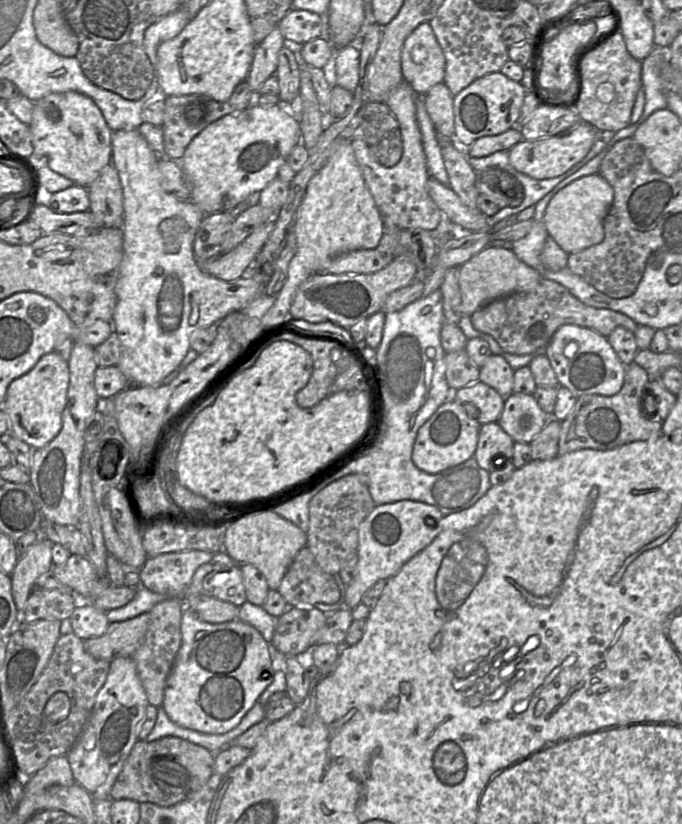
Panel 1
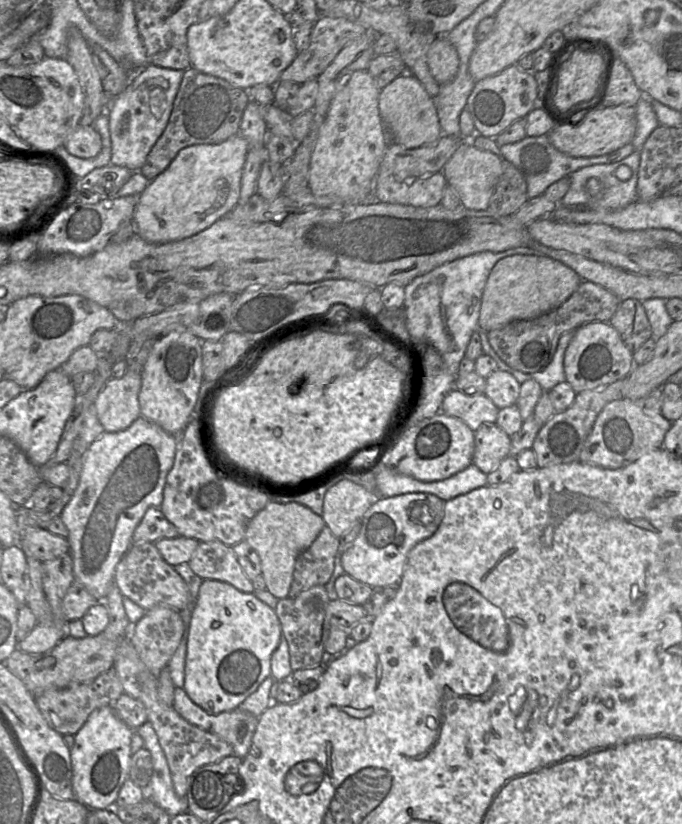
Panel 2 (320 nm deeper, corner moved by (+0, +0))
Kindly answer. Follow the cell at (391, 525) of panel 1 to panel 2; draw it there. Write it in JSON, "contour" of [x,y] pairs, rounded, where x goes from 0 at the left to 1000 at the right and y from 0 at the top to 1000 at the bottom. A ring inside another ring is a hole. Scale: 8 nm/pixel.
{"contour":[[[606,597],[606,598],[587,600],[587,601],[581,601],[581,602],[575,602],[575,603],[553,602],[550,608],[545,610],[545,613],[538,619],[538,621],[534,624],[534,626],[531,627],[531,630],[528,632],[528,635],[529,635],[528,646],[526,646],[525,650],[522,652],[522,654],[507,666],[500,667],[500,684],[501,684],[503,691],[506,692],[506,695],[513,698],[515,700],[518,700],[519,703],[522,703],[528,706],[540,709],[547,715],[562,715],[567,711],[585,708],[588,704],[588,700],[589,700],[594,683],[597,681],[597,675],[598,675],[601,667],[611,659],[632,652],[639,646],[639,643],[642,642],[642,640],[644,640],[644,637],[650,630],[651,613],[652,613],[651,607],[648,607],[642,602],[632,600],[632,598]],[[609,612],[610,612],[610,615],[617,614],[617,612],[626,612],[628,613],[628,615],[625,615],[625,613],[623,613],[622,630],[616,629],[611,625],[611,620],[610,620],[609,615],[607,615],[606,620],[603,619]]]}

